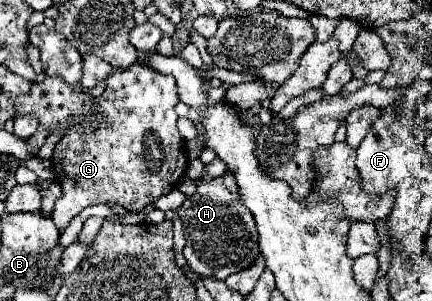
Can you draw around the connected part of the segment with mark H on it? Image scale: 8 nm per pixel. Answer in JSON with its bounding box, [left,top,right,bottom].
[179,174,261,280]

